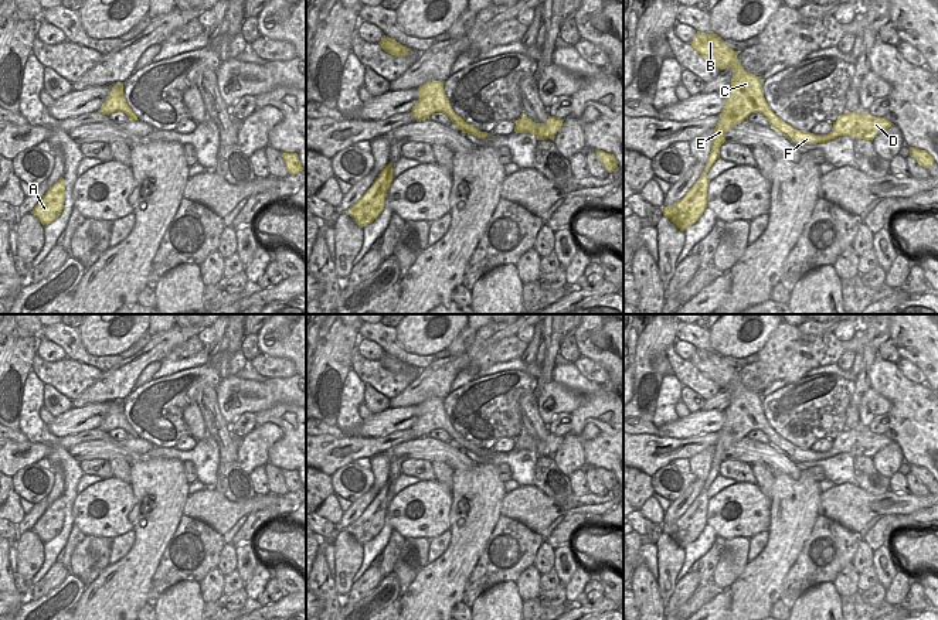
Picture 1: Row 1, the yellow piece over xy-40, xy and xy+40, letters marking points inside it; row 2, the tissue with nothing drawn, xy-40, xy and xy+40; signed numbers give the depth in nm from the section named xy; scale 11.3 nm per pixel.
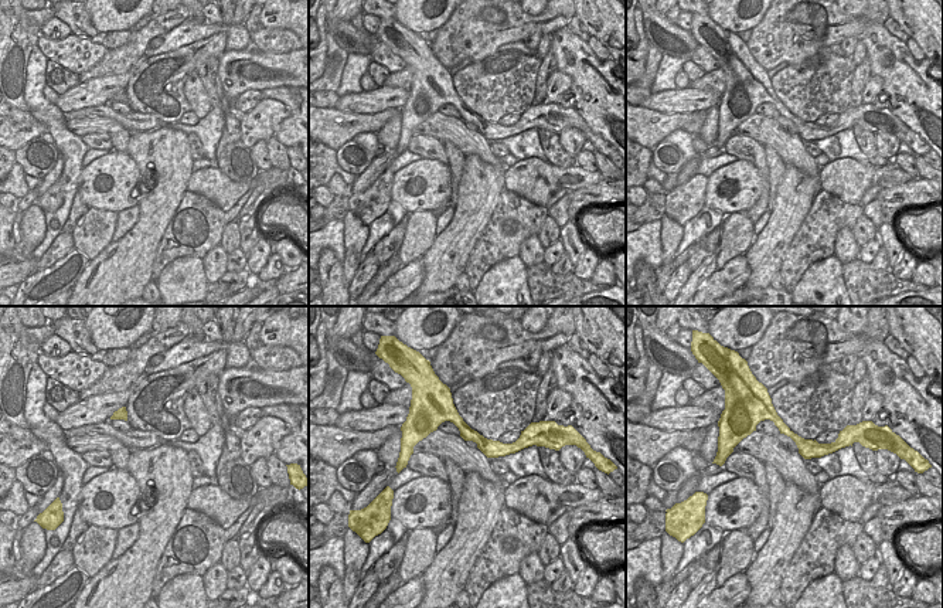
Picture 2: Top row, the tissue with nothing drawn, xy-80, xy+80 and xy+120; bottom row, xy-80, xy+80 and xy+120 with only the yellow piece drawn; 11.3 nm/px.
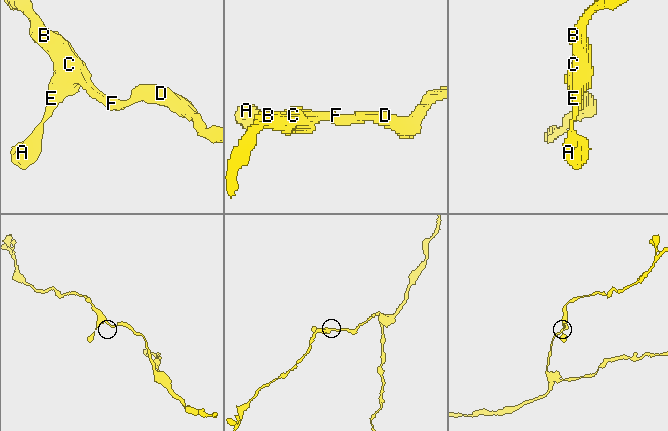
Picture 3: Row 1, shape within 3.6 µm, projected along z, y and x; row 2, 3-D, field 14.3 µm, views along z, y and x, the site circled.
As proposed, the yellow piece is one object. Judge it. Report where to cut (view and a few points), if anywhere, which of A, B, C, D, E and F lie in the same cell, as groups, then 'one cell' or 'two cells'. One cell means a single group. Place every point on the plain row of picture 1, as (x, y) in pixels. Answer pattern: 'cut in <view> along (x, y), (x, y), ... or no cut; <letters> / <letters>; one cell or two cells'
no cut; A B C D E F; one cell

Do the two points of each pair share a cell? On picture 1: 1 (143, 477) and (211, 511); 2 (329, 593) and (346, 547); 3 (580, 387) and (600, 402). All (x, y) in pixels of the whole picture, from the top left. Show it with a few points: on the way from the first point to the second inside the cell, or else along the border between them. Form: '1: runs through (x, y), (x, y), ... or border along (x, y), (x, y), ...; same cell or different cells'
1: border along (189, 496), (183, 514); different cells
2: border along (333, 576), (333, 585), (340, 598); different cells
3: runs through (584, 387), (595, 398); same cell

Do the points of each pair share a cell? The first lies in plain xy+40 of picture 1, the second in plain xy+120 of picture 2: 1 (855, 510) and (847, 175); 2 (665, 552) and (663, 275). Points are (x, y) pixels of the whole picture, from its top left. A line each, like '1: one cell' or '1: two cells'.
1: one cell
2: one cell

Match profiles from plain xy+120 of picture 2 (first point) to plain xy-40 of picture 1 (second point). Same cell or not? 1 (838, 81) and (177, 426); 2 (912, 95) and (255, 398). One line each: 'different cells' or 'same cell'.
1: same cell
2: different cells

